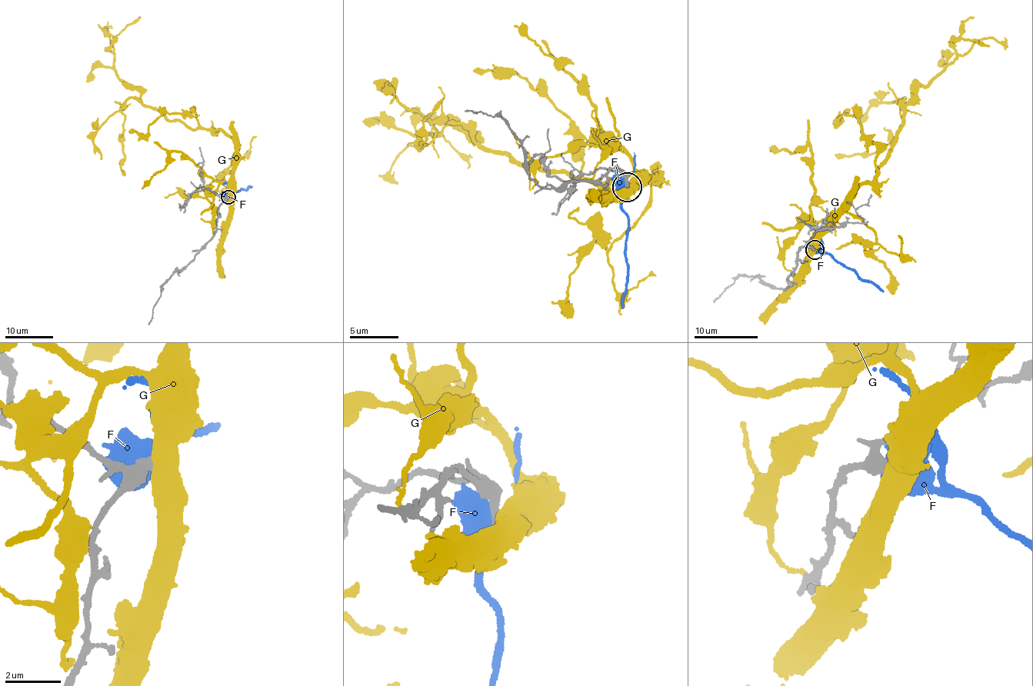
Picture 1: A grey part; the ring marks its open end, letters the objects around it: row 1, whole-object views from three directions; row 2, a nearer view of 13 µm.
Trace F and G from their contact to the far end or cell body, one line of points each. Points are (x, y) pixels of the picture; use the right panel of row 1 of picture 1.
F: (812, 248), (832, 254), (835, 261), (856, 270), (861, 279), (869, 281), (883, 292)
G: (811, 250), (814, 232), (866, 180), (872, 181), (918, 86), (928, 84), (955, 56), (951, 41), (988, 46)

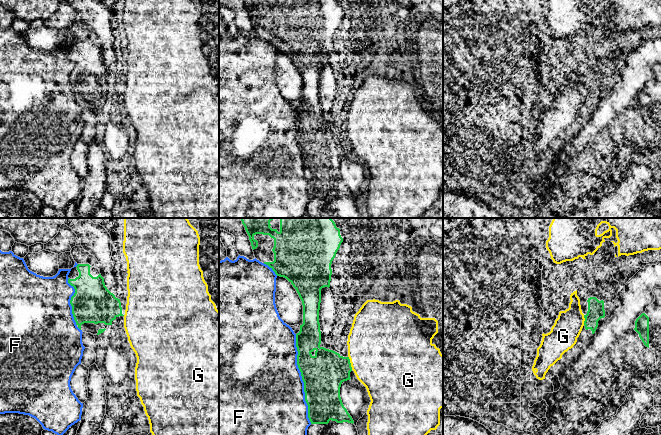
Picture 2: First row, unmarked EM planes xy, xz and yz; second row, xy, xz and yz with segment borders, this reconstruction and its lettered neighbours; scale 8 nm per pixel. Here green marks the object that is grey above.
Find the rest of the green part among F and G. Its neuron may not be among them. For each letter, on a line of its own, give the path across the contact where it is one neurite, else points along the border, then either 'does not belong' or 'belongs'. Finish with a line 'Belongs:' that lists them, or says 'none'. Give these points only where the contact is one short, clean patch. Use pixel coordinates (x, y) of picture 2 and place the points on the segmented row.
F: does not belong
G: border xz (348, 356), (352, 369); does not belong
Belongs: none

